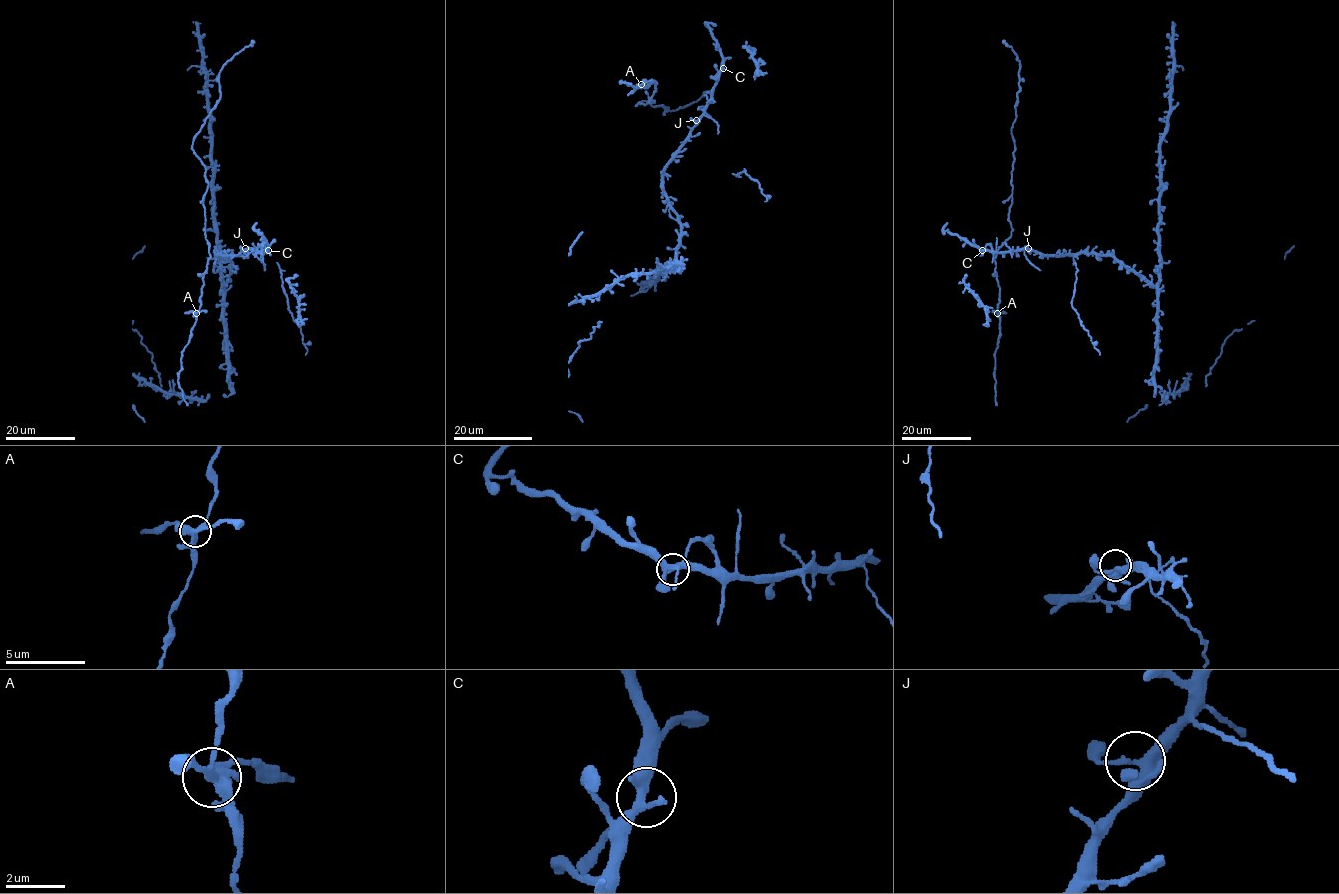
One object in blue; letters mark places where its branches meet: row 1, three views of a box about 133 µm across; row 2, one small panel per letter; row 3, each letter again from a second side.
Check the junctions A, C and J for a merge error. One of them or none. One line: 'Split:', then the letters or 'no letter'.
Split: A

